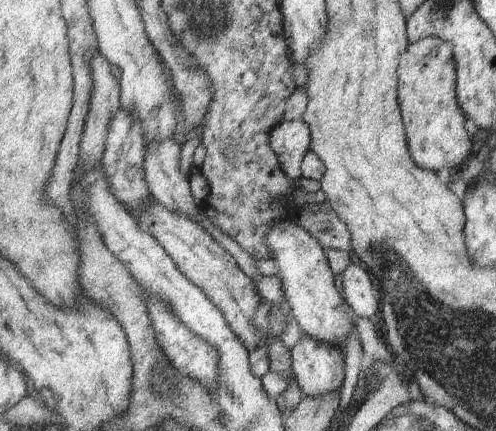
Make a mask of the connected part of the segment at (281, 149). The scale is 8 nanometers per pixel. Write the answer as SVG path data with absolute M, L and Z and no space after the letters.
M283 120L271 130L271 147L277 152L282 170L296 184L303 178L302 164L312 143L310 127L303 120Z

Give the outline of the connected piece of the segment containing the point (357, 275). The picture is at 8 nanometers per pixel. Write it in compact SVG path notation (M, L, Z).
M350 264L342 273L345 299L352 313L359 317L373 318L379 314L379 298L373 294L373 282L365 268Z

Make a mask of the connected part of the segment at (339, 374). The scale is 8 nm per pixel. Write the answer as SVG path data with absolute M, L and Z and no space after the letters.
M303 332L291 350L298 386L308 397L337 393L345 380L345 358L341 347L321 342Z

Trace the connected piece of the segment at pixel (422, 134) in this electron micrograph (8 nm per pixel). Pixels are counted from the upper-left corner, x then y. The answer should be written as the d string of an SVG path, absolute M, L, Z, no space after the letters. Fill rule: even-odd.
M427 37L418 42L410 42L407 52L403 54L403 66L399 66L399 80L401 80L401 86L399 86L399 102L403 102L403 120L405 120L405 126L407 126L407 136L409 136L409 146L411 146L411 156L415 158L415 162L419 162L419 166L423 166L423 148L433 148L435 152L435 158L441 160L441 162L455 162L455 160L461 160L469 154L471 150L471 138L465 130L465 114L462 111L462 107L459 106L458 102L458 68L454 60L454 47L451 42L441 39L439 37Z

